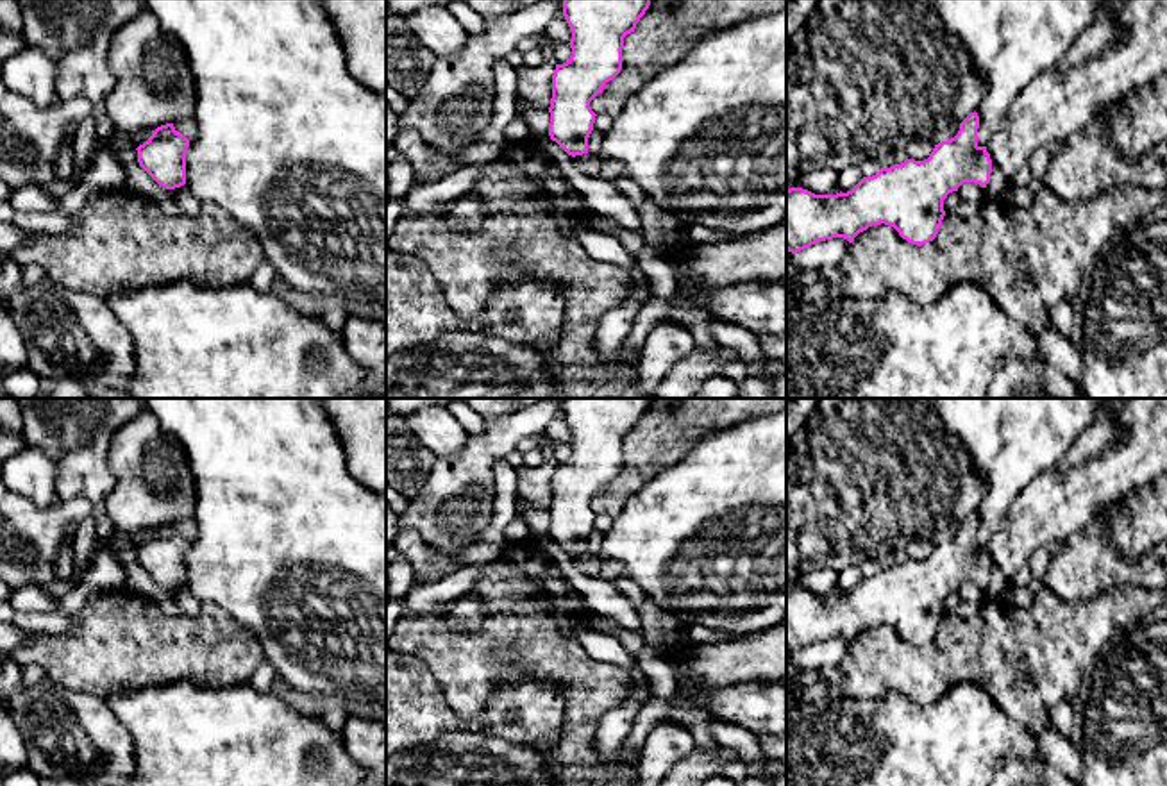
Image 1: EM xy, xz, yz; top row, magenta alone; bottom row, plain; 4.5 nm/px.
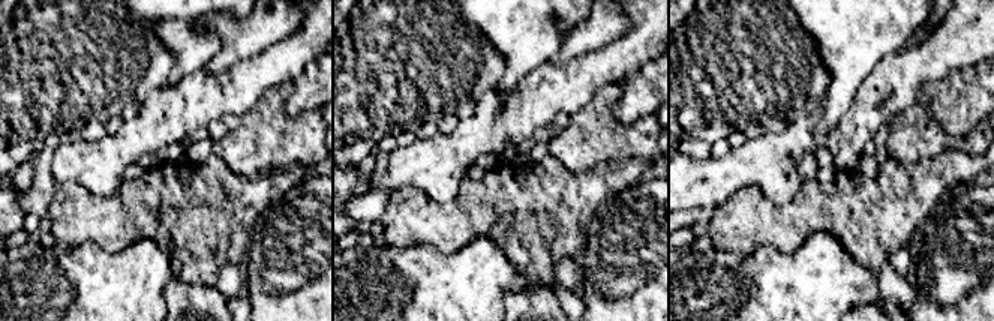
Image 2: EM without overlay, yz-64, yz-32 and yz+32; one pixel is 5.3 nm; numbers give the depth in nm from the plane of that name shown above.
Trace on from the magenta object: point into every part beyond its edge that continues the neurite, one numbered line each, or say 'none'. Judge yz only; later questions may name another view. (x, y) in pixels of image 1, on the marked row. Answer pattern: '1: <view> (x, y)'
1: yz (1060, 102)

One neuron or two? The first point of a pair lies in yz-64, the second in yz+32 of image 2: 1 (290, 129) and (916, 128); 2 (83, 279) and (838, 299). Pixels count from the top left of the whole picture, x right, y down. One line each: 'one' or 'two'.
1: one
2: one

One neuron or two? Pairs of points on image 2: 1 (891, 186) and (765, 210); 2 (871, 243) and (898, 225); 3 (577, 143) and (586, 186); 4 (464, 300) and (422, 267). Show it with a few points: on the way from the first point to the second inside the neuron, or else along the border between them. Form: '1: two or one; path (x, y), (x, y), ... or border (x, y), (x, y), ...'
1: one; path (859, 201), (852, 209), (813, 209), (796, 213)
2: one; path (870, 233), (877, 222), (888, 222)
3: two; border (606, 164), (597, 164), (577, 174)
4: one; path (453, 299), (432, 278)

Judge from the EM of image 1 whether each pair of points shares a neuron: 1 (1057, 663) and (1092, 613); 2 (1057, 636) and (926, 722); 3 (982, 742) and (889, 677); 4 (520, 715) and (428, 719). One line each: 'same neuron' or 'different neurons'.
1: same neuron
2: different neurons
3: different neurons
4: same neuron

